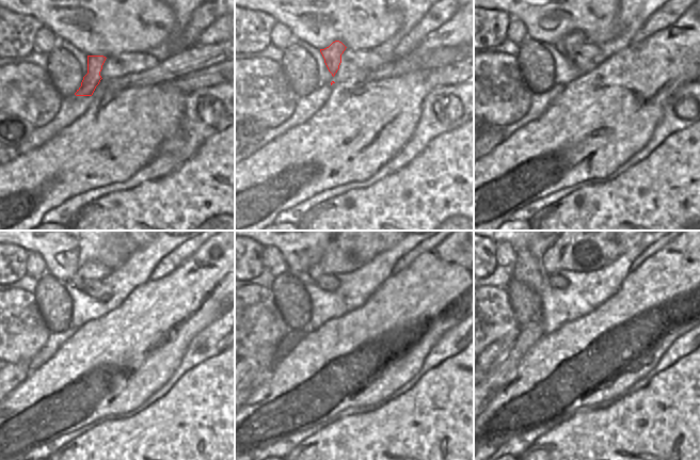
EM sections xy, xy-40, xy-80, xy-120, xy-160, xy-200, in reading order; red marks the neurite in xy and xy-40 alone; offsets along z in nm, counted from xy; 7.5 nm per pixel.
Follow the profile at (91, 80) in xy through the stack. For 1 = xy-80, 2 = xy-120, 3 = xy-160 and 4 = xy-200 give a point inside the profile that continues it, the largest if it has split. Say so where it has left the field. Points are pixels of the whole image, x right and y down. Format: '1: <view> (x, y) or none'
1: xy-80 (569, 44)
2: xy-120 (91, 270)
3: xy-160 (347, 252)
4: xy-200 (575, 252)

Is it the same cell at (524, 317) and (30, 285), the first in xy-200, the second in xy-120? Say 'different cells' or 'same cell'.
different cells

